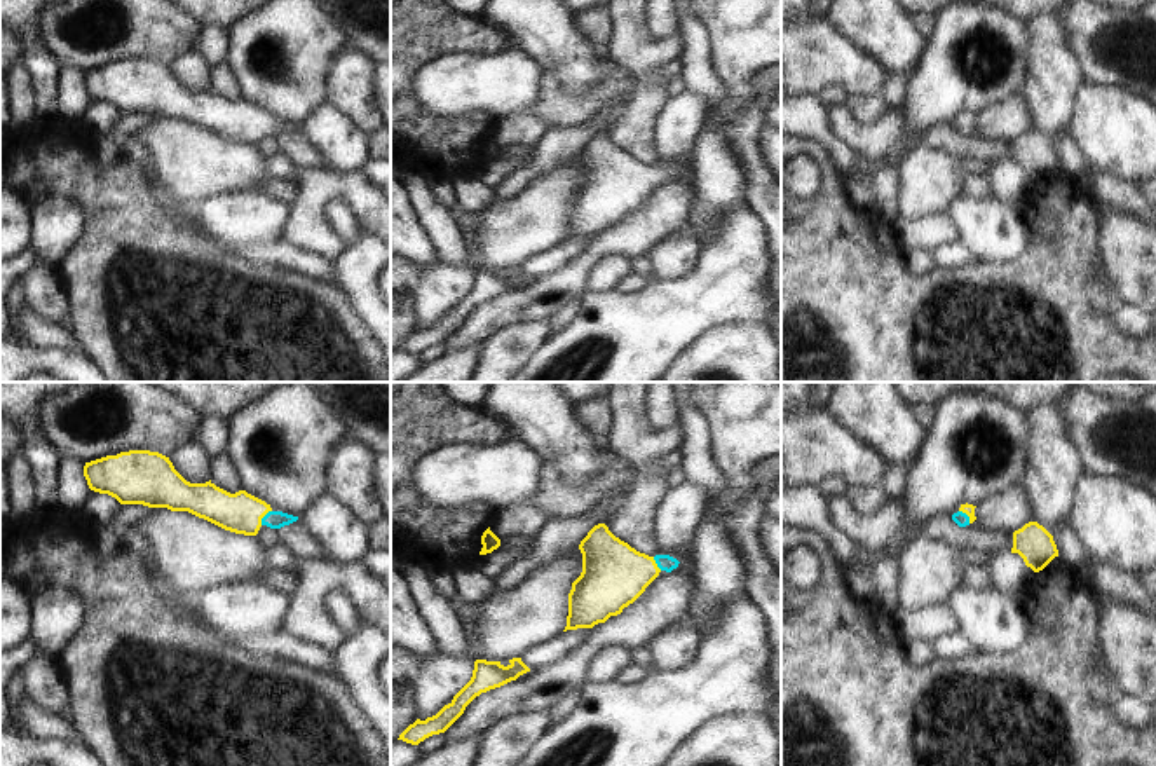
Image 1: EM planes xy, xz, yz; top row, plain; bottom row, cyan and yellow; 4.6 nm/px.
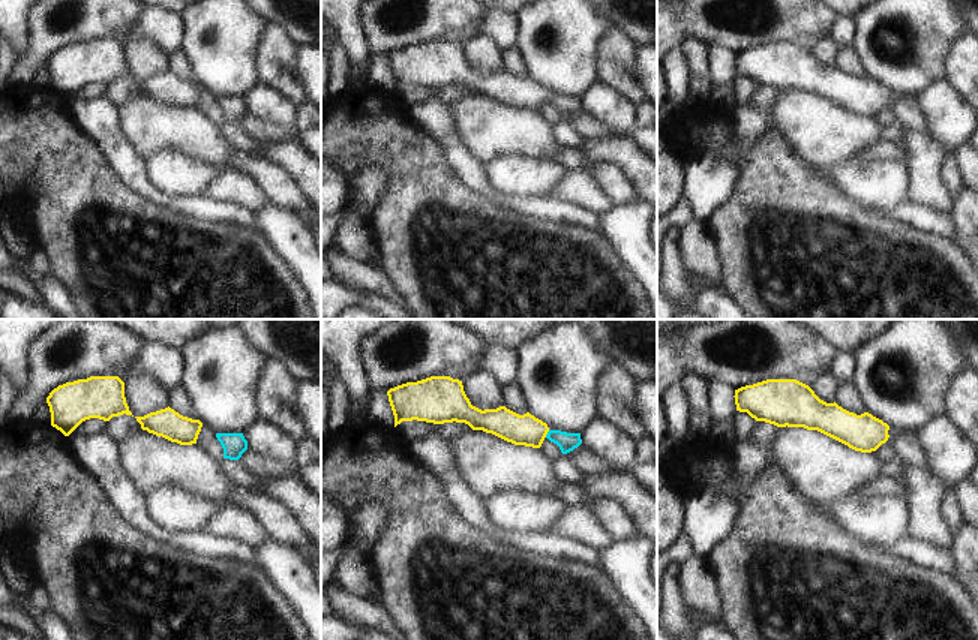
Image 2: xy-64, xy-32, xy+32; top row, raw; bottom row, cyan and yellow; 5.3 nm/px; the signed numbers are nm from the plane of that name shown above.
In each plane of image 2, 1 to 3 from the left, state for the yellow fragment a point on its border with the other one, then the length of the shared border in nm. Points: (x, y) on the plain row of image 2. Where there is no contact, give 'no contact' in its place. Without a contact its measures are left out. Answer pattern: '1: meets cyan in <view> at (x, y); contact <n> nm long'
1: no contact
2: meets cyan in xy-32 at (548, 98); contact 50 nm long
3: no contact

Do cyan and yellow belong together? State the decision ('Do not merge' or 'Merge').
Merge.

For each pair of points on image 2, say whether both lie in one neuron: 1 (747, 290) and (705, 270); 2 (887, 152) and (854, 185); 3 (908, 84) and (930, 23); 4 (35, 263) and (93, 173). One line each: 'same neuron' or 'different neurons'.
1: different neurons
2: different neurons
3: same neuron
4: different neurons

